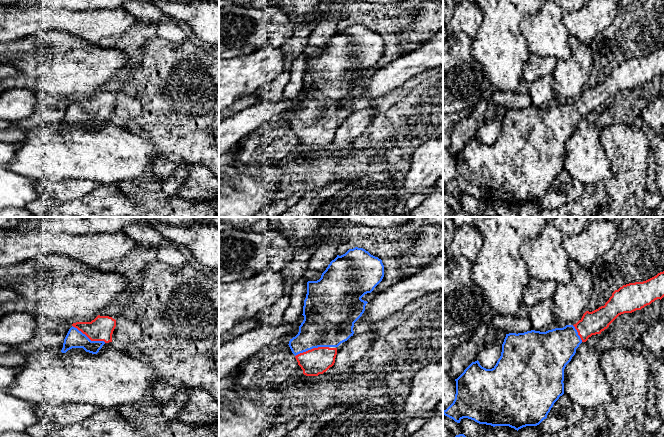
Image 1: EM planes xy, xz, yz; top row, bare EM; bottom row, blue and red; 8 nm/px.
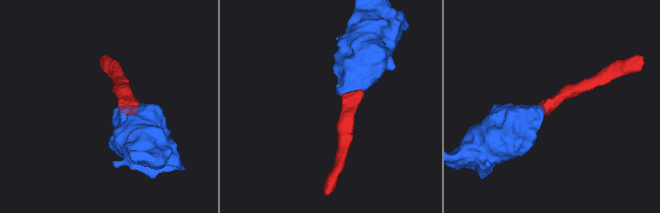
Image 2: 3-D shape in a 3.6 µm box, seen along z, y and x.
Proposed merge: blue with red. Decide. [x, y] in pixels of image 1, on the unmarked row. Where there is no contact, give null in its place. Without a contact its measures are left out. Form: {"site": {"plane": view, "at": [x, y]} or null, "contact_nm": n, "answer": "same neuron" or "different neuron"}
{"site": {"plane": "xz", "at": [311, 124]}, "contact_nm": 280, "answer": "same neuron"}

